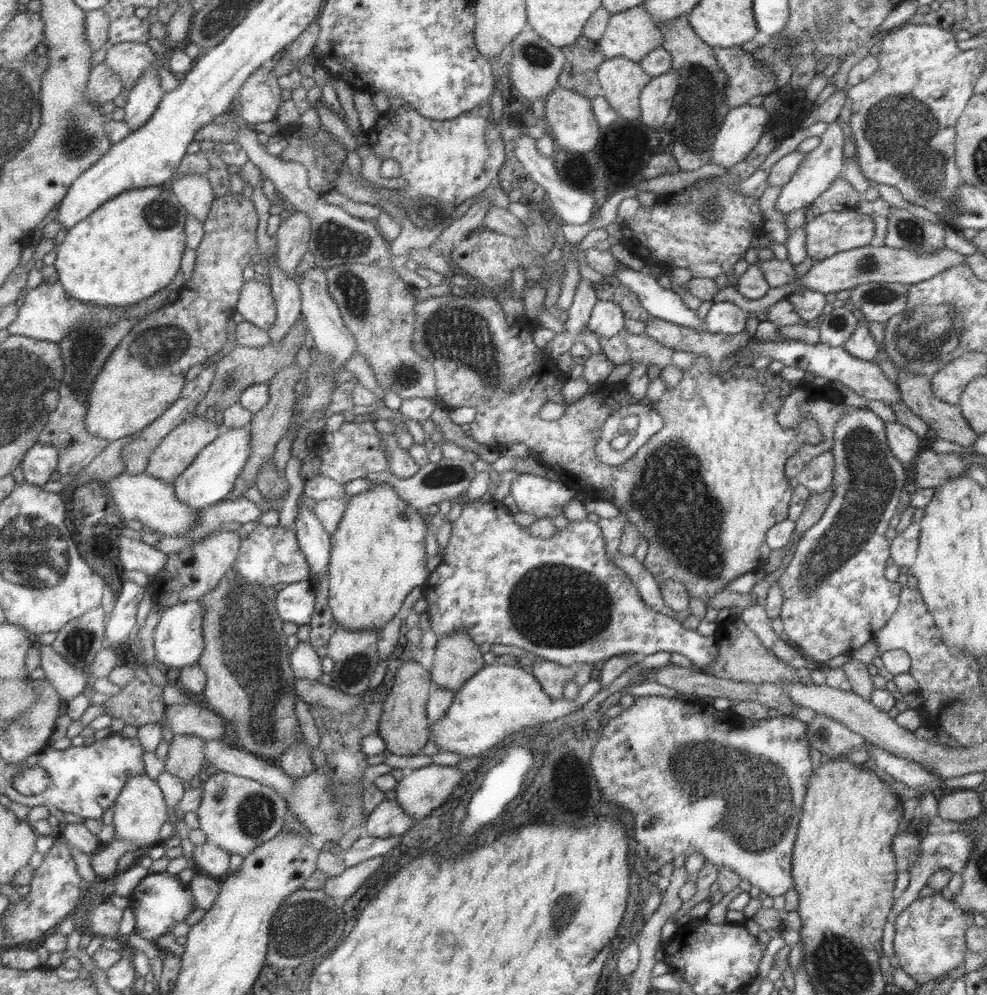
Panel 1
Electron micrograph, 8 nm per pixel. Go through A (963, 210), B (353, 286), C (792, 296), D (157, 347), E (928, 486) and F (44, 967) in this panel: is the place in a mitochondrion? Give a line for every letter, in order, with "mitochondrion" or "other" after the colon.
A: mitochondrion
B: mitochondrion
C: other
D: mitochondrion
E: other
F: other

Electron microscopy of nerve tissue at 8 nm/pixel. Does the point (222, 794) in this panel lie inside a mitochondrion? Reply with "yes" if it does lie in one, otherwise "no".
yes

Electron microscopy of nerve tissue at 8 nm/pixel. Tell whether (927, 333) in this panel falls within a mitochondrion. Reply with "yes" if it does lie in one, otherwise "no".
yes

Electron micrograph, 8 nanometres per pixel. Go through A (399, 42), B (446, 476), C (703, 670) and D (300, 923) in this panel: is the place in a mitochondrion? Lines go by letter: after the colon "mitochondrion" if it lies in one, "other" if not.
A: mitochondrion
B: mitochondrion
C: other
D: mitochondrion

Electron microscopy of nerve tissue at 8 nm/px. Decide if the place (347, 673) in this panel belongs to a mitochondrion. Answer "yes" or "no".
yes

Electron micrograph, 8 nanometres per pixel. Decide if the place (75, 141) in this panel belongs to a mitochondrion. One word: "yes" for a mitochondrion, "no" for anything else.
yes

